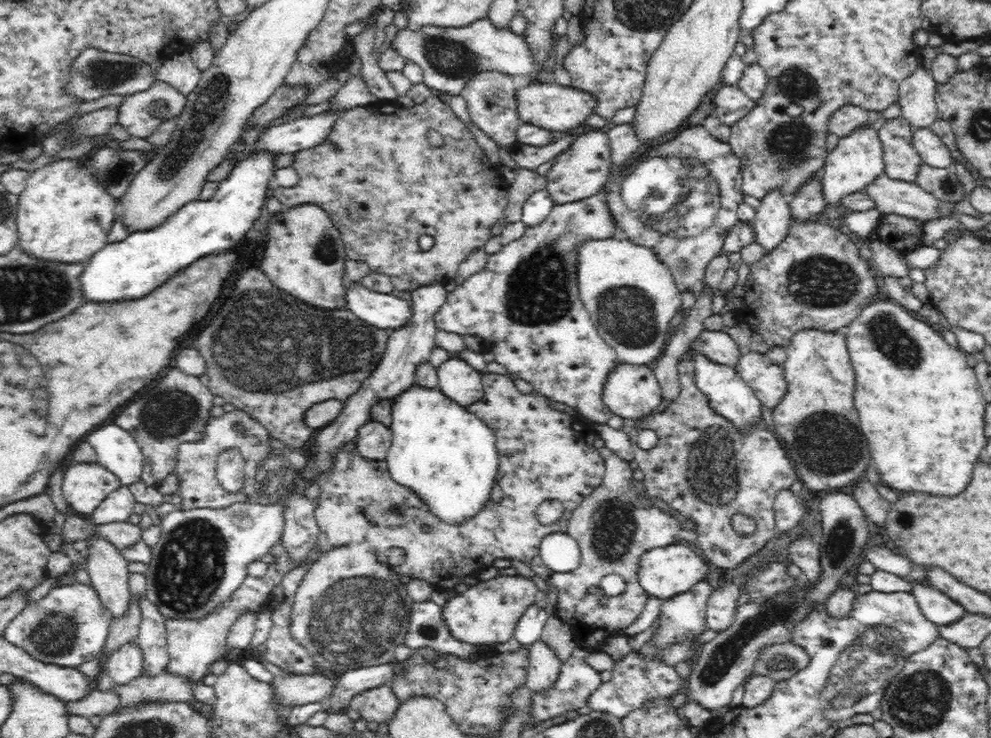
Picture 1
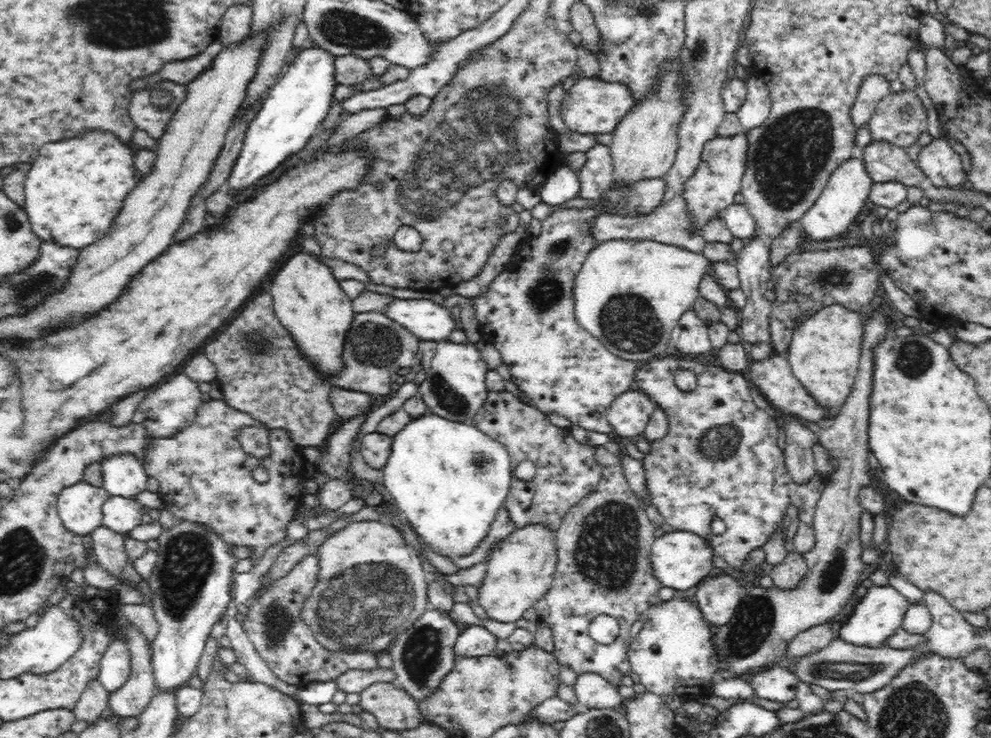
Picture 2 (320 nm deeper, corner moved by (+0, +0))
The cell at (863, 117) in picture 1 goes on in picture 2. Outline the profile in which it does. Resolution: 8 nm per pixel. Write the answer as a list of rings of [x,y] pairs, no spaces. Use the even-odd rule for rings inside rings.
[[[883,75],[866,76],[851,108],[851,119],[855,126],[870,123],[878,102],[891,92],[890,80],[883,78]]]

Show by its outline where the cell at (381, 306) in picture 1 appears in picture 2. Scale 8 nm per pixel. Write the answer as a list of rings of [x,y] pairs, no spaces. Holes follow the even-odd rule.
[[[398,299],[386,308],[386,316],[404,326],[420,341],[436,342],[450,340],[457,329],[457,320],[449,312],[448,307],[432,301],[432,299]]]

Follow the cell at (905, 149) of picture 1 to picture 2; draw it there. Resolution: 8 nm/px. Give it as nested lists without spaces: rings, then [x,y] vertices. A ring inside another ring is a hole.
[[[914,90],[892,91],[882,98],[872,113],[869,129],[875,142],[906,148],[926,132],[927,109]]]

